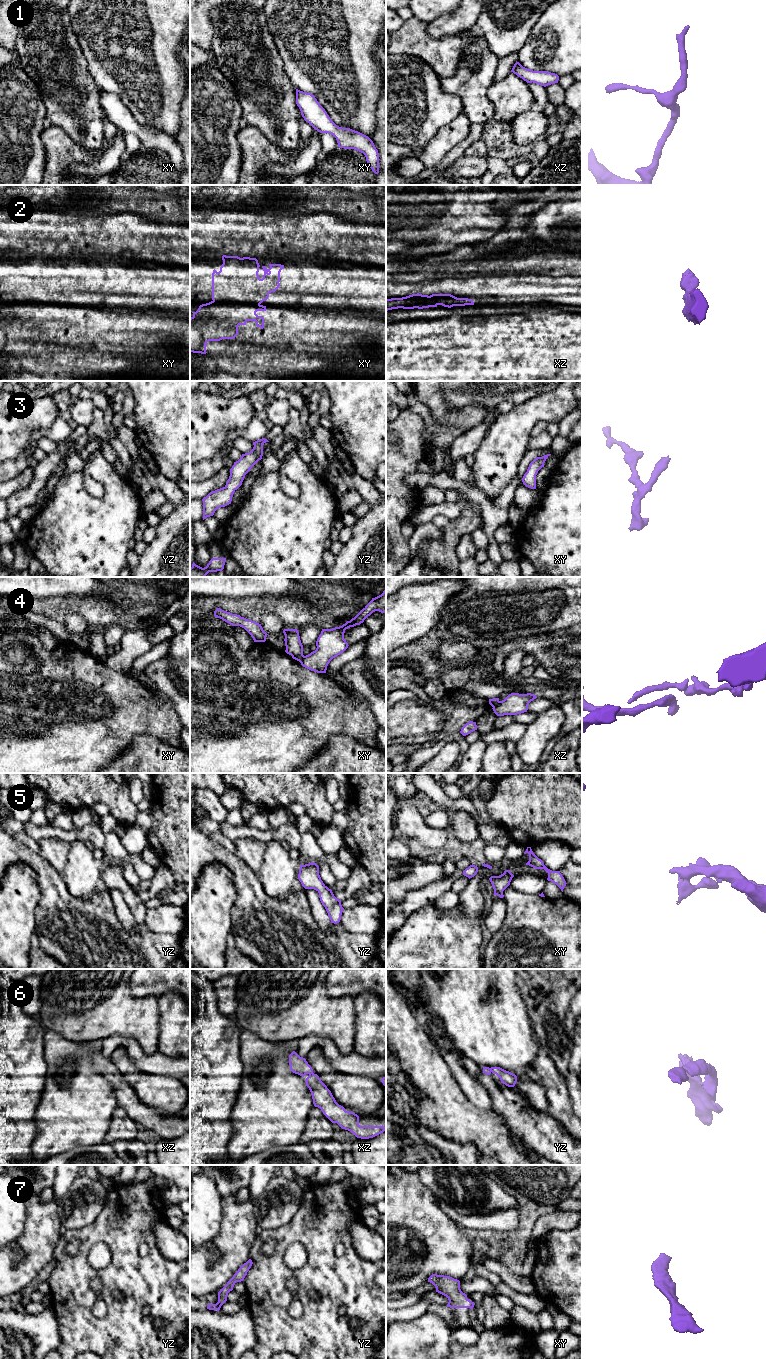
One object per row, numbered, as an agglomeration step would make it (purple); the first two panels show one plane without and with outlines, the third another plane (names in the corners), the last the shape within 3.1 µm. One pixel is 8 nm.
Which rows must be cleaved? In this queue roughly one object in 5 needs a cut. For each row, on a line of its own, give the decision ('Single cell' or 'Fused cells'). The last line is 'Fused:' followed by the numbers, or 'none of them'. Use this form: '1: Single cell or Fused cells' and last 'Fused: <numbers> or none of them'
1: Single cell
2: Fused cells
3: Single cell
4: Fused cells
5: Single cell
6: Single cell
7: Single cell
Fused: 2, 4

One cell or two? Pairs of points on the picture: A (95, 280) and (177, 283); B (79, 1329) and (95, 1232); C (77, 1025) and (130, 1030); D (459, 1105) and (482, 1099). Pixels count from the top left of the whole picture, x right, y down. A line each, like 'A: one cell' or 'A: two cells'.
A: one cell
B: one cell
C: one cell
D: two cells

